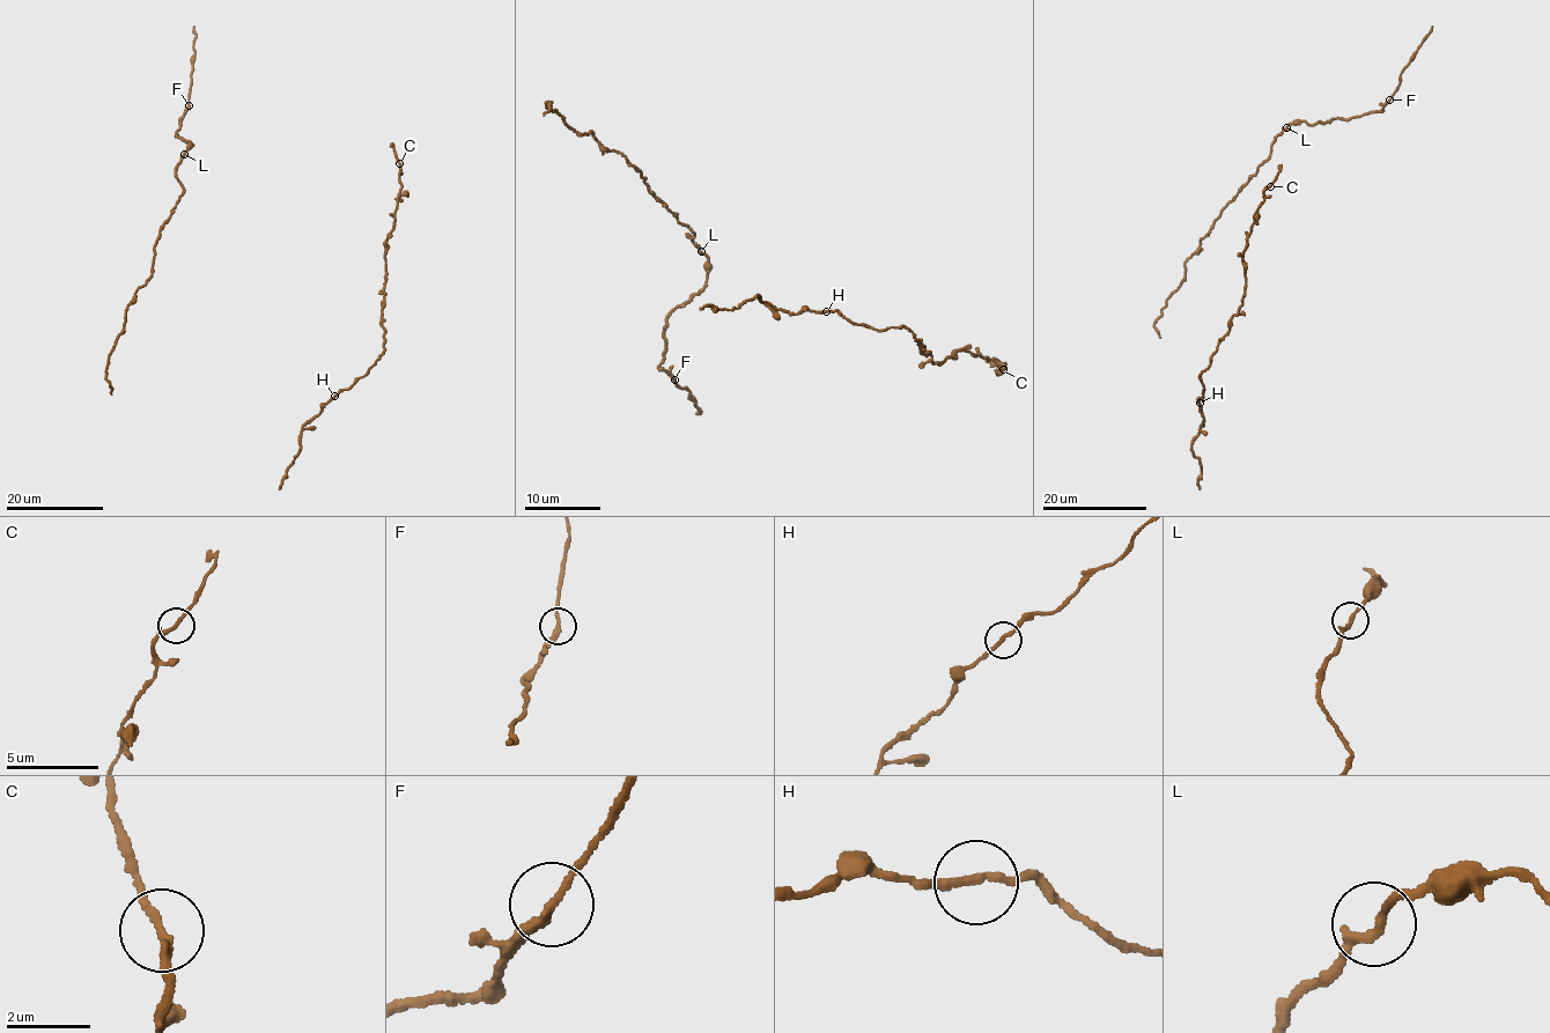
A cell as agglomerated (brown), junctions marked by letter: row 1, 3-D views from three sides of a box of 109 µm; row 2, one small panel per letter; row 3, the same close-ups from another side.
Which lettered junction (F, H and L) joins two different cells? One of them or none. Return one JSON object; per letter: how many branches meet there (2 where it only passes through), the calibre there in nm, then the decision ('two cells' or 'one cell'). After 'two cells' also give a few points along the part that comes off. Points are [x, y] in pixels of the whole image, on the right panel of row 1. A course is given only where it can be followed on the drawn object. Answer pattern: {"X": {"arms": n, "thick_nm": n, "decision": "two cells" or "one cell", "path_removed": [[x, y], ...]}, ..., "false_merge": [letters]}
{"F": {"arms": 2, "thick_nm": 200, "decision": "one cell"}, "H": {"arms": 2, "thick_nm": 200, "decision": "one cell"}, "L": {"arms": 2, "thick_nm": 200, "decision": "one cell"}, "false_merge": []}

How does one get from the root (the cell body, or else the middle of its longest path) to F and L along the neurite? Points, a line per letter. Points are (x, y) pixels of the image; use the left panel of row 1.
F: (111, 395), (109, 354), (184, 191), (176, 170), (192, 144), (176, 135), (189, 105)
L: (111, 395), (109, 354), (124, 327), (127, 305), (150, 278), (160, 227), (184, 191), (176, 172), (184, 154)

